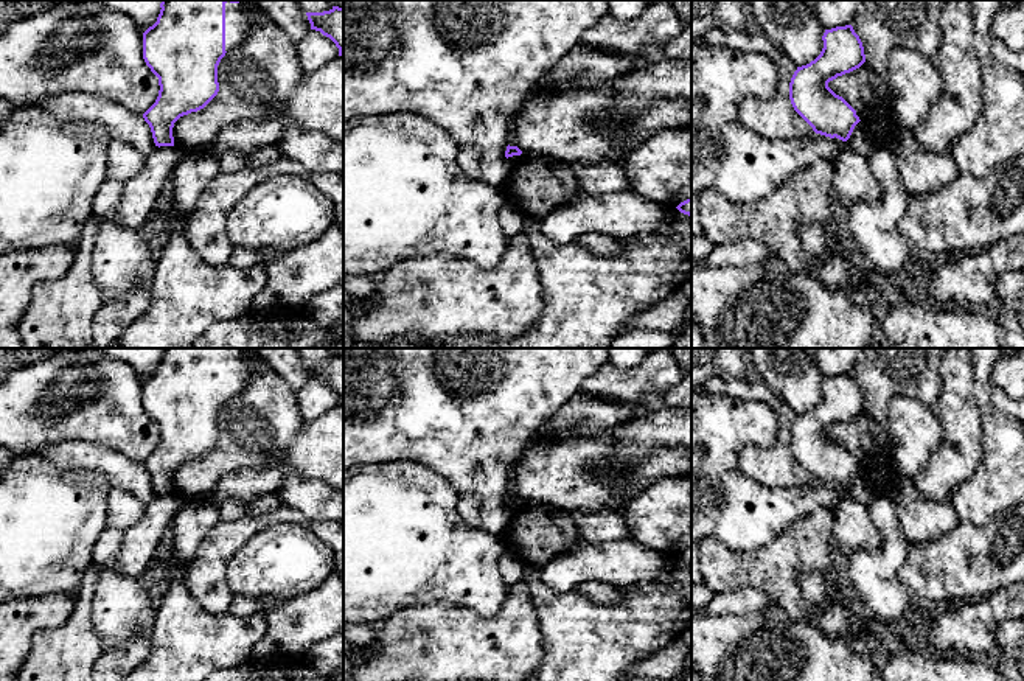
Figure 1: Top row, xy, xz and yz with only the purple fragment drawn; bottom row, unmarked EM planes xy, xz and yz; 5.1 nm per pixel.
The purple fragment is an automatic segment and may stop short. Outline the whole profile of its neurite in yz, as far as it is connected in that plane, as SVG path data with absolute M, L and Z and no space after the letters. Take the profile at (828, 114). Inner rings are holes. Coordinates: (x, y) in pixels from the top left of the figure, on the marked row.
M852 25L825 30L822 40L820 54L794 72L789 100L816 134L847 141L861 120L828 82L859 68L866 62L864 47Z

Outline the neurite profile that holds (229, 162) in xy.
M224 152L224 154L218 155L216 159L219 162L221 171L235 173L235 171L239 171L244 166L247 166L247 162L250 157L252 157L252 154L244 155L239 152Z

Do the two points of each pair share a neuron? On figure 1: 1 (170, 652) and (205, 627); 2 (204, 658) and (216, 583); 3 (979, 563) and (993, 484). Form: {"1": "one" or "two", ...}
{"1": "one", "2": "two", "3": "two"}

